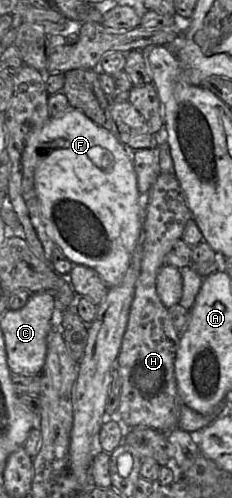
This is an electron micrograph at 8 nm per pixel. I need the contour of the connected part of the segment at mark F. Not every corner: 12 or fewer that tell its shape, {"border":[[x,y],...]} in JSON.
{"border":[[49,117],[34,186],[74,265],[119,285],[142,243],[132,152]]}

